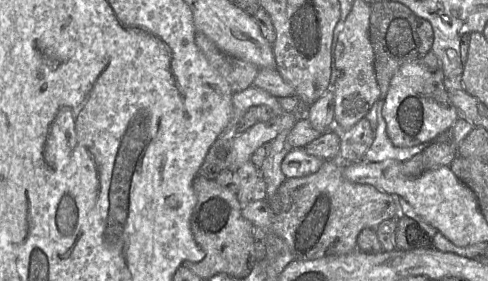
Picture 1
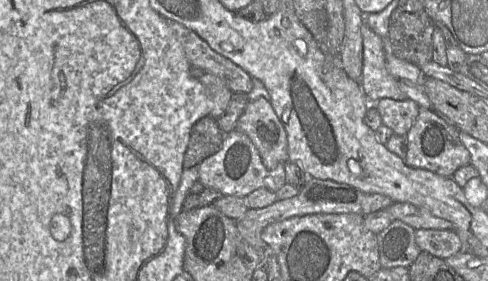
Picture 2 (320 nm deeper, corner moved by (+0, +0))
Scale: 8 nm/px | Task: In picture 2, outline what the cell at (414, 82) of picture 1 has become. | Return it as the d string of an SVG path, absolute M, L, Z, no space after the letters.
M421 108L412 127L405 136L405 164L413 168L426 169L443 177L451 177L462 166L471 162L470 153L462 143L459 130L447 123L434 110Z

